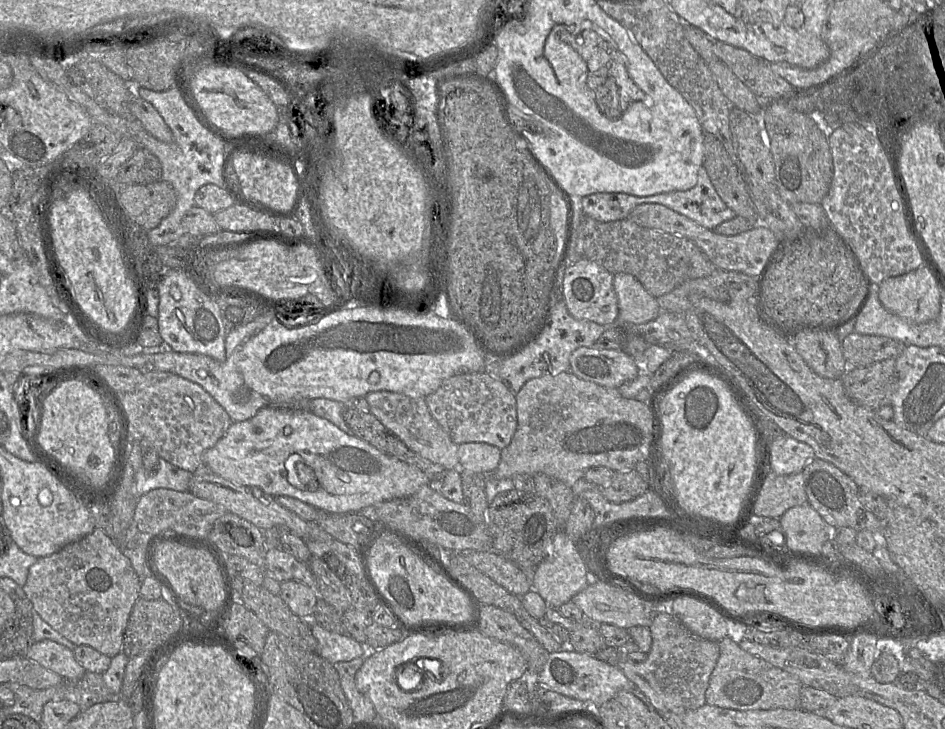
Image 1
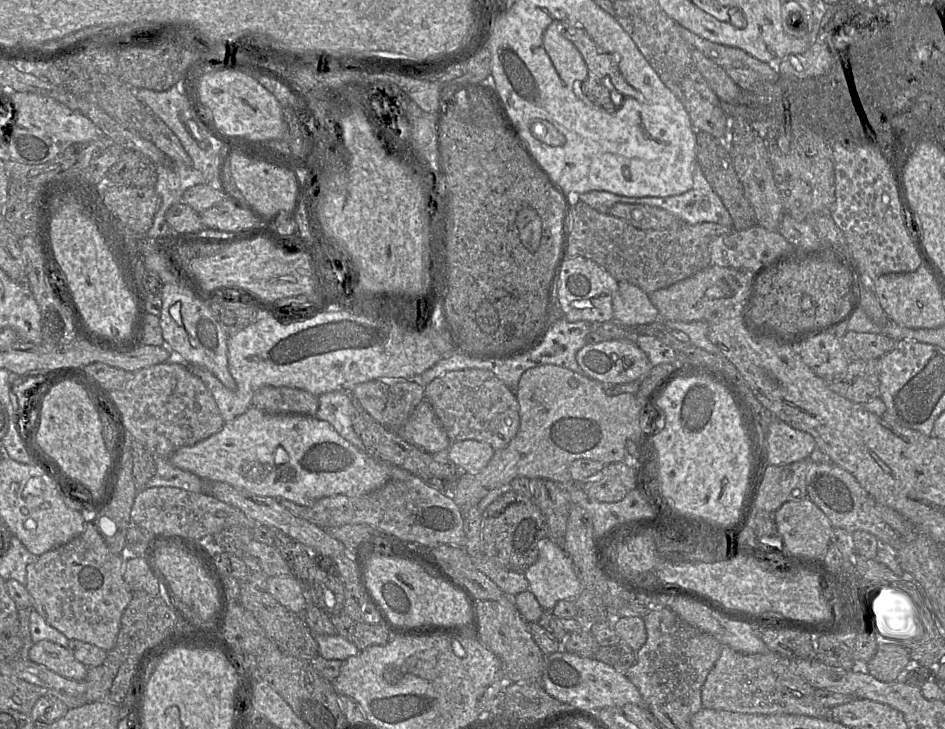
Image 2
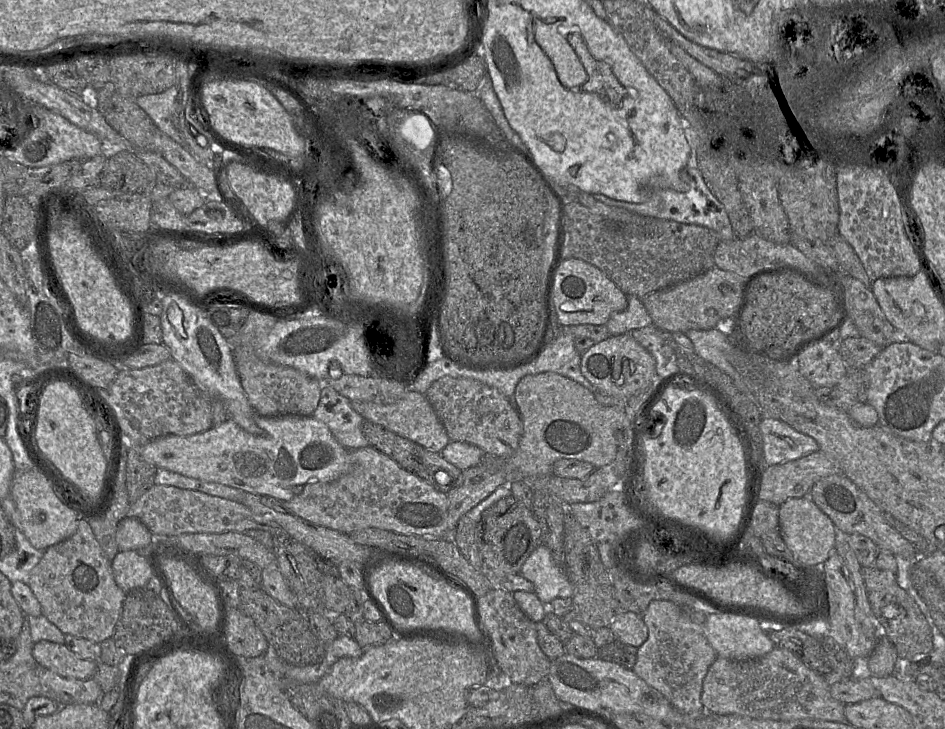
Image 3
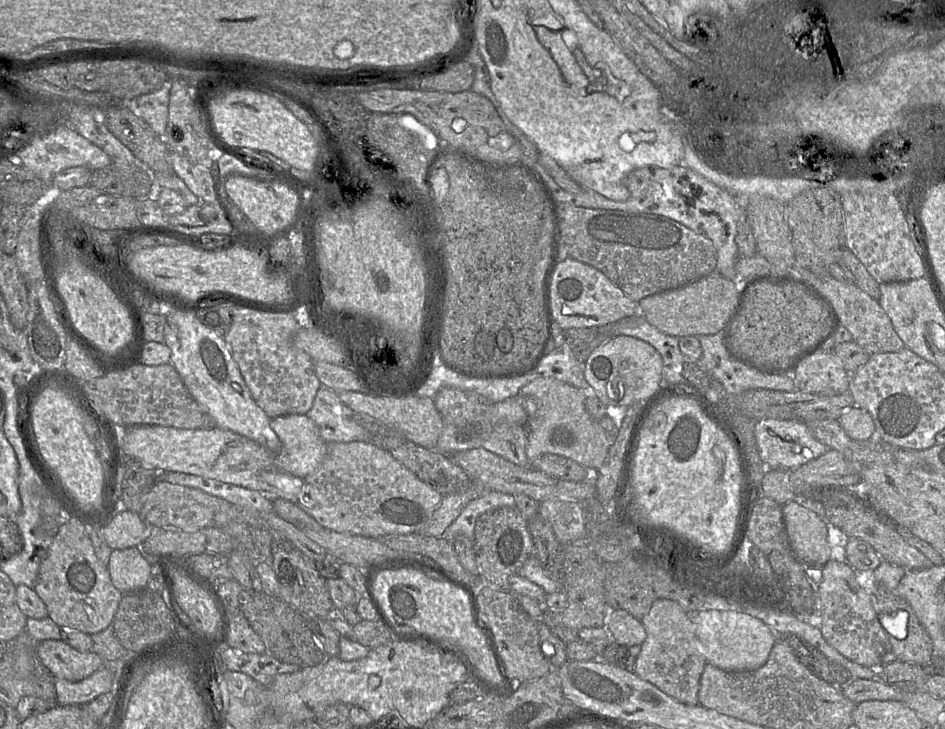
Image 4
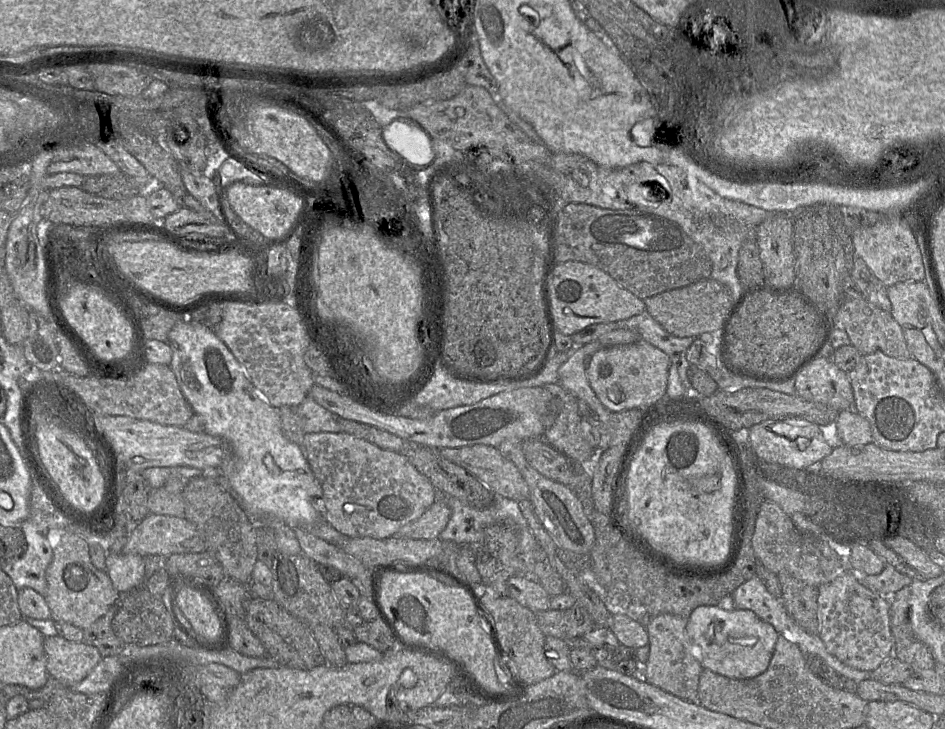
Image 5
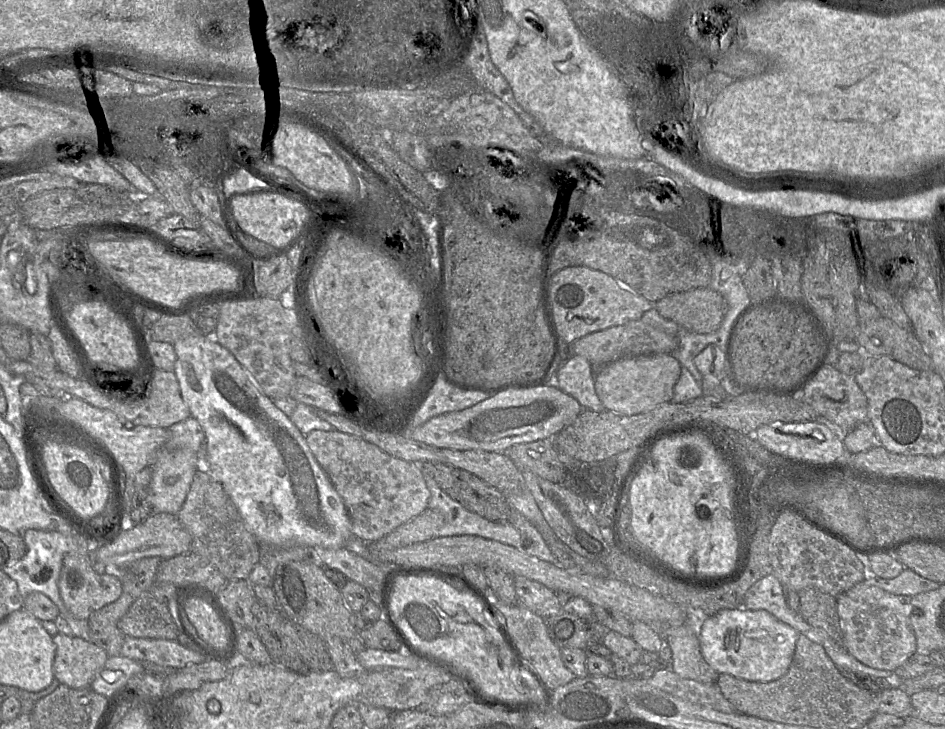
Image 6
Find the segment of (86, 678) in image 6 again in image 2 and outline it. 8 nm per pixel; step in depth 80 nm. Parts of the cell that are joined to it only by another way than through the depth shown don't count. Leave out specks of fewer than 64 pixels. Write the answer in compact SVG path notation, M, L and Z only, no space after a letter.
M49 640L34 643L28 652L28 659L77 681L84 680L88 672L88 667L78 661L68 648Z

